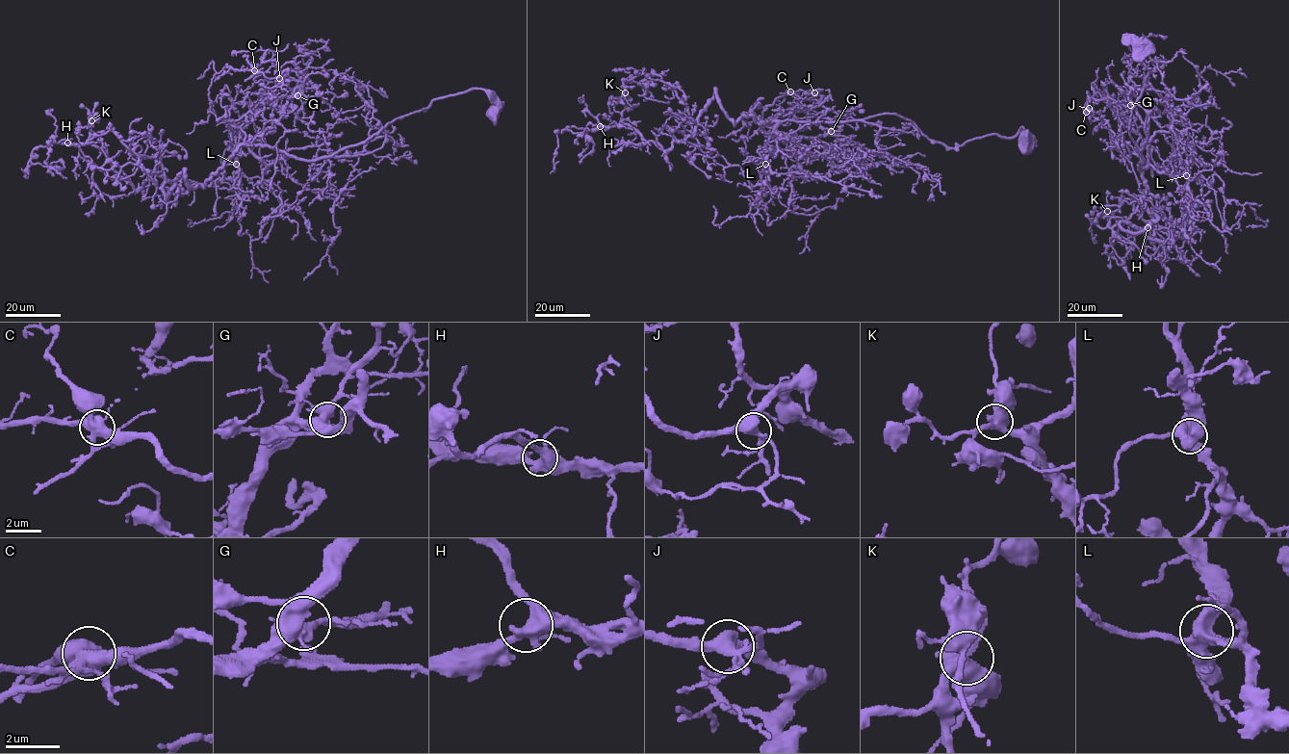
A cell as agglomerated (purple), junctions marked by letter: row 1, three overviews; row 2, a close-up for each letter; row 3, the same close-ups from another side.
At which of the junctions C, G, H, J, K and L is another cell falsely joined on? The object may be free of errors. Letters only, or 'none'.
C

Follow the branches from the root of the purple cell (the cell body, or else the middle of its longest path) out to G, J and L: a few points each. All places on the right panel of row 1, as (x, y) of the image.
G: (1140, 49), (1123, 36), (1148, 69), (1129, 127), (1144, 168), (1147, 132), (1130, 105)
J: (1140, 49), (1123, 36), (1148, 69), (1129, 127), (1147, 166), (1134, 107), (1091, 98), (1089, 109)
L: (1140, 49), (1123, 36), (1148, 69), (1129, 127), (1144, 160), (1139, 168), (1186, 175)

